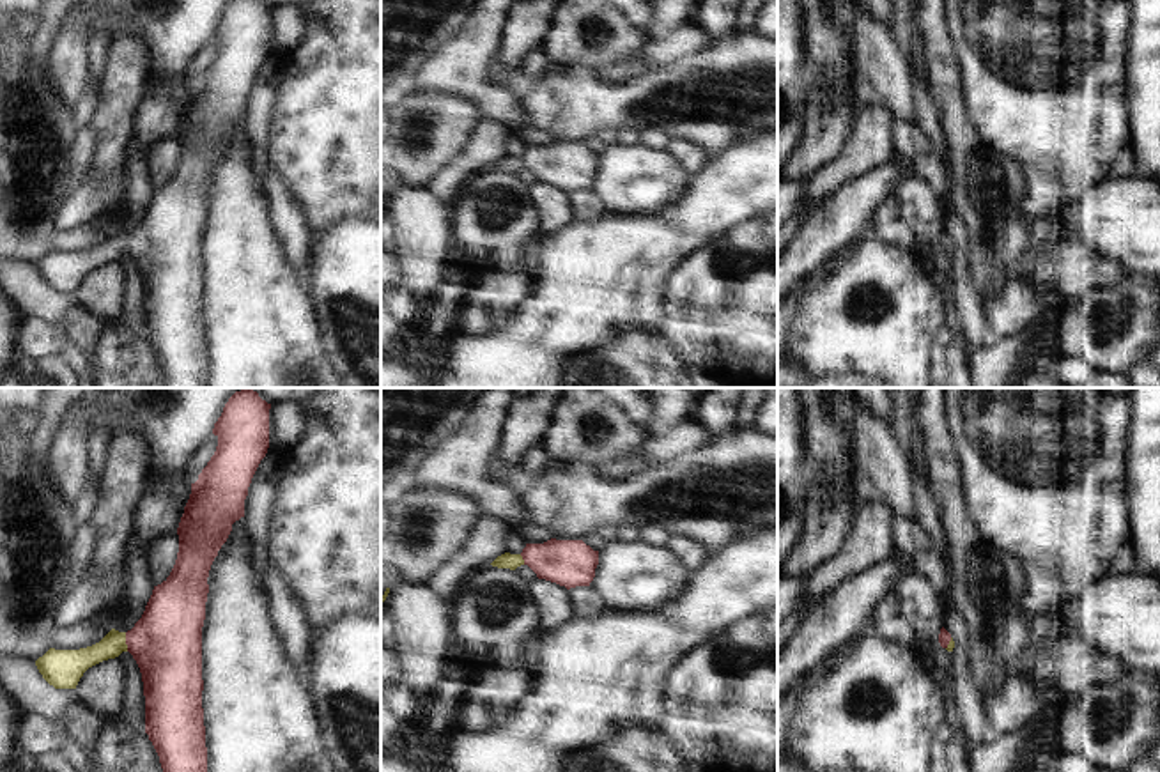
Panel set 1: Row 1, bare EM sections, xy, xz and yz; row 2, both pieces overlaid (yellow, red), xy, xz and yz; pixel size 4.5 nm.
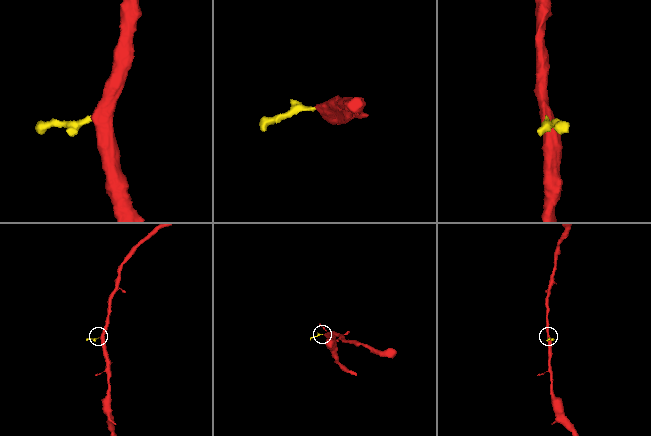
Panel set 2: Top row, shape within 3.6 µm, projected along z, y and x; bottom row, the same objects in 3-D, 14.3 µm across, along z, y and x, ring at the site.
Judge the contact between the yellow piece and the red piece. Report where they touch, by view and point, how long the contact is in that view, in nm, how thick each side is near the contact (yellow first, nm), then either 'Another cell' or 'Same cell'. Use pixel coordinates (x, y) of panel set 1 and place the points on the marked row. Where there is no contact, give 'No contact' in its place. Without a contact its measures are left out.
Touches yellow at xy (124, 641). Shared border 90 nm. Thickness 120 nm (yellow) against 320 nm. Same cell

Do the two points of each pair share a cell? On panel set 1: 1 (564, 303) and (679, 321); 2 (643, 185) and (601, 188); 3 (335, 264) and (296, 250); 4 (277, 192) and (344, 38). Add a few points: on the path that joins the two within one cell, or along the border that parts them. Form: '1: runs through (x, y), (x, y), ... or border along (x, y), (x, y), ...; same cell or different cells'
1: border along (668, 277), (663, 317), (654, 330); different cells
2: runs through (633, 185), (611, 186); same cell
3: border along (312, 238), (303, 277); different cells
4: border along (268, 170), (286, 183), (305, 215); different cells

